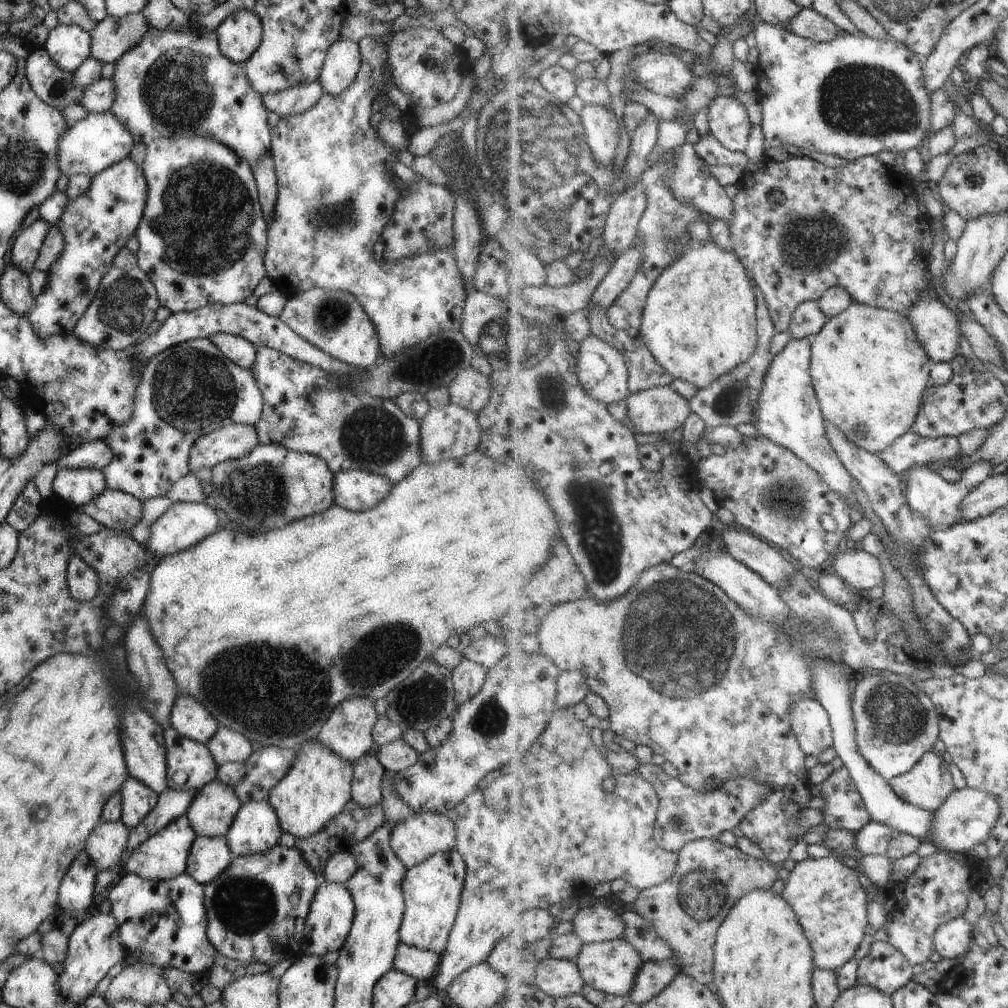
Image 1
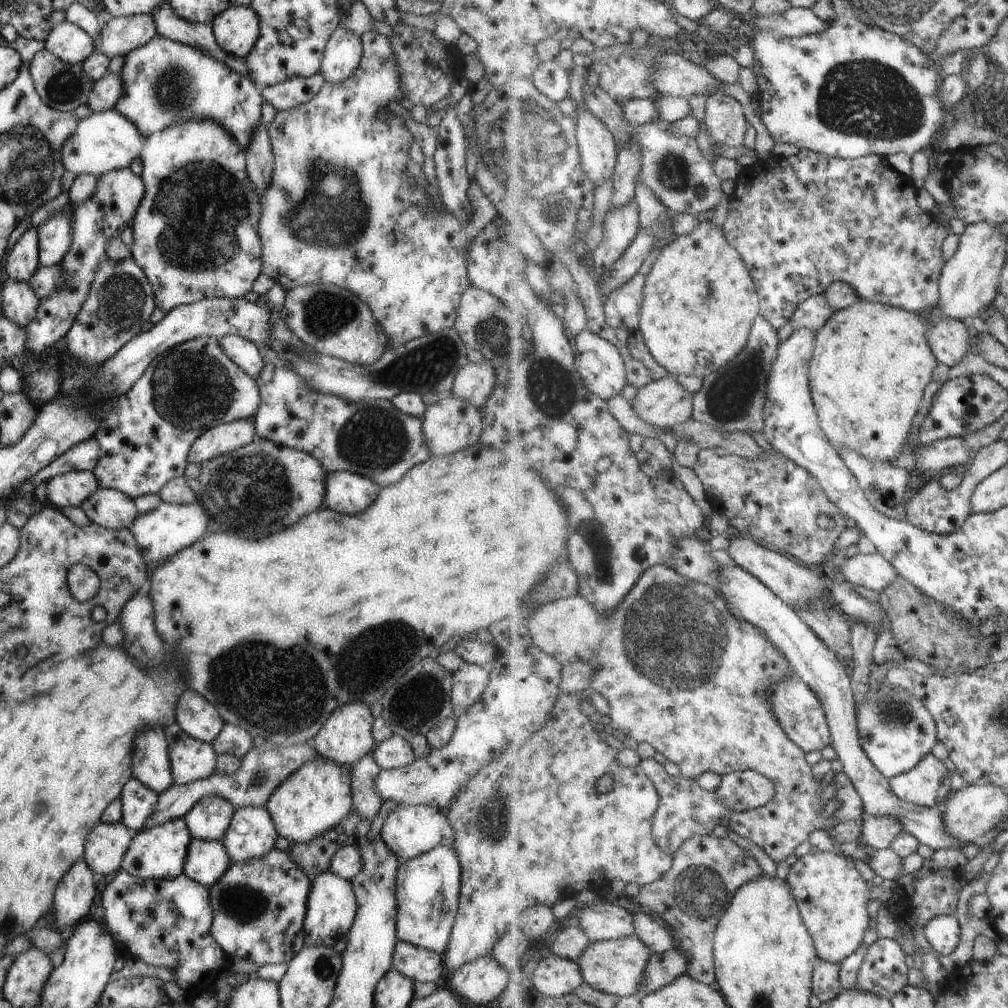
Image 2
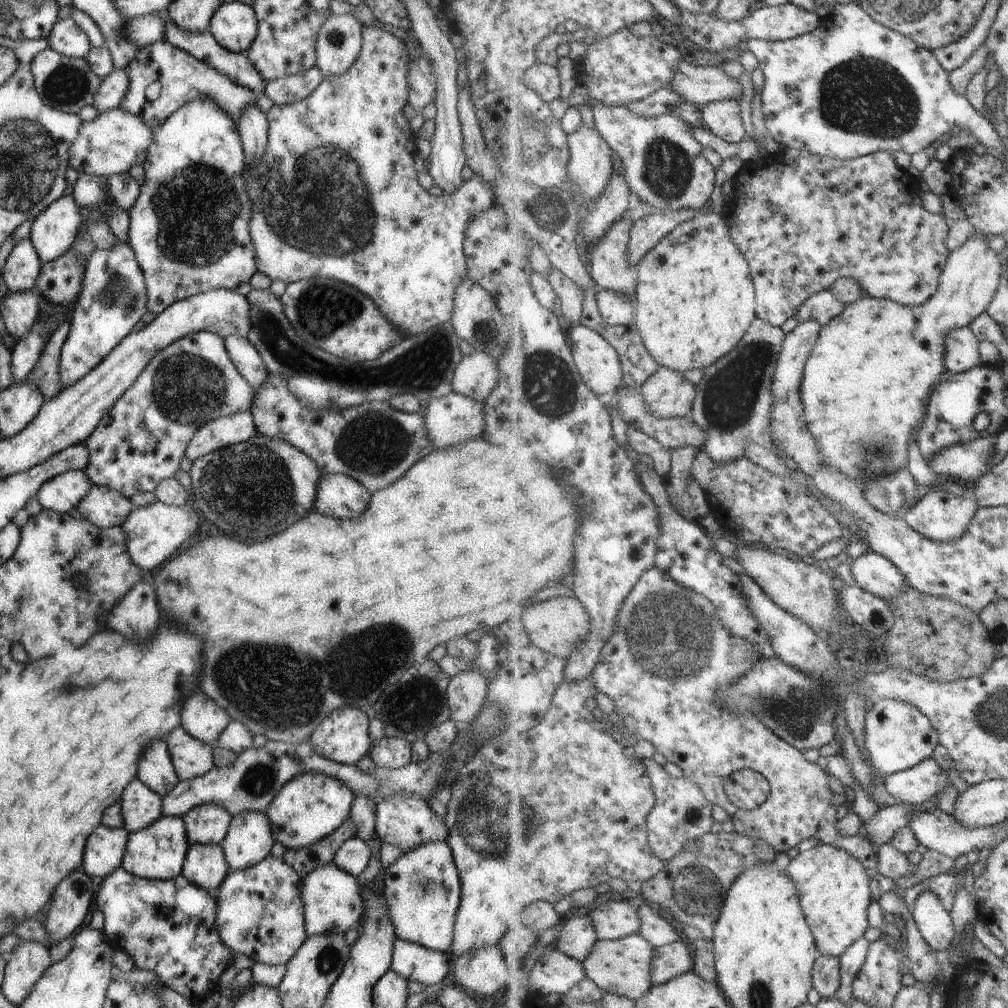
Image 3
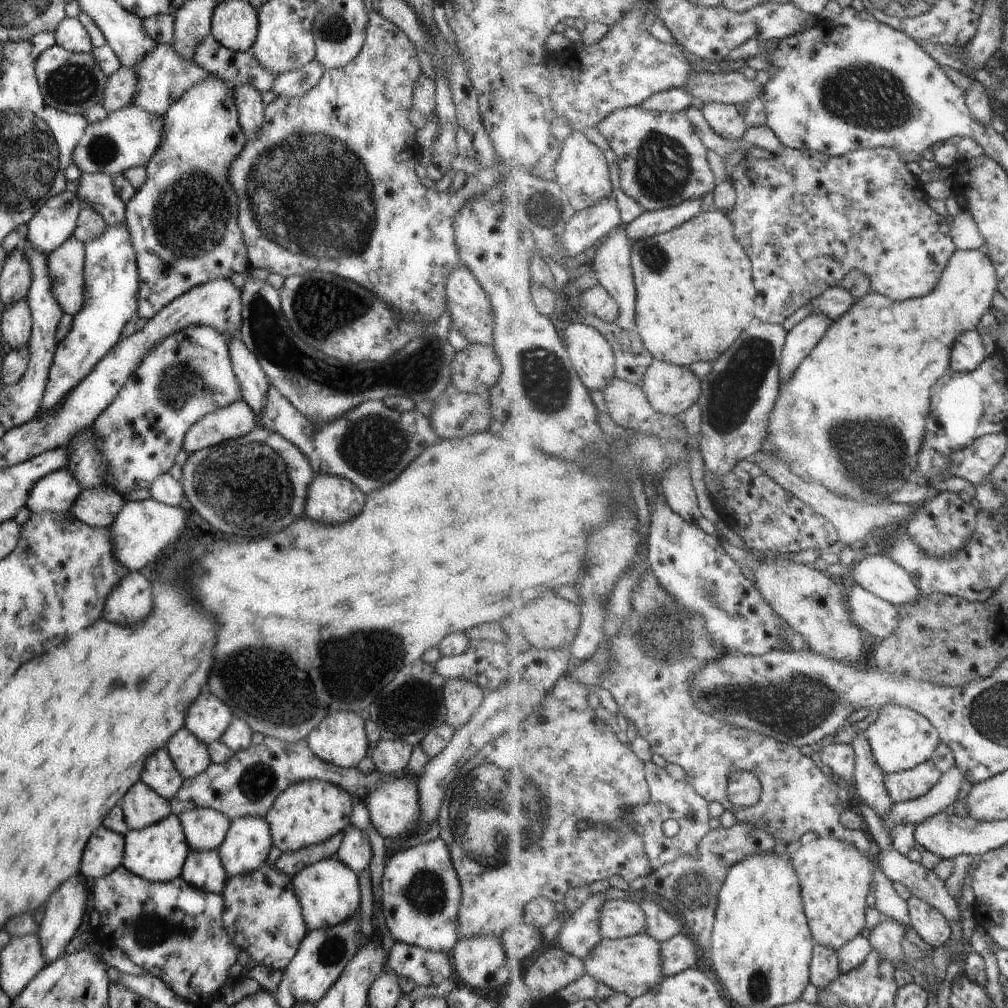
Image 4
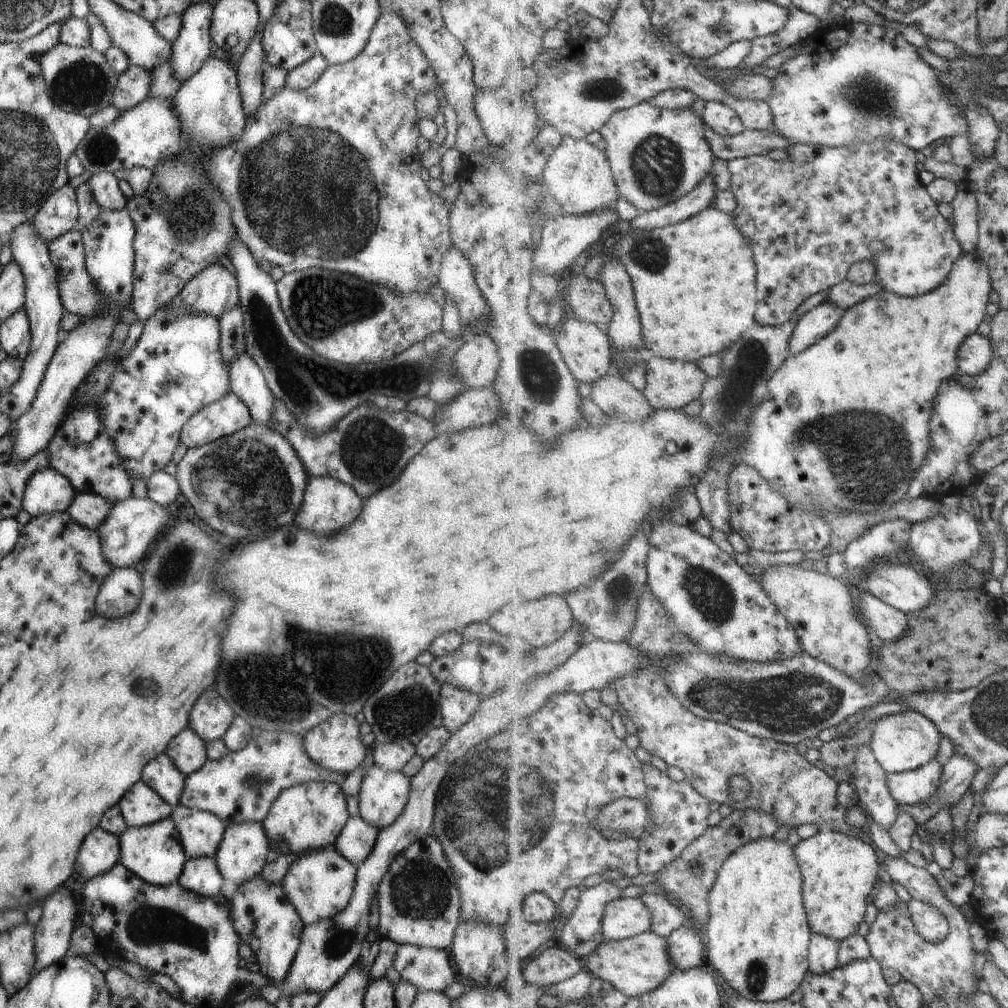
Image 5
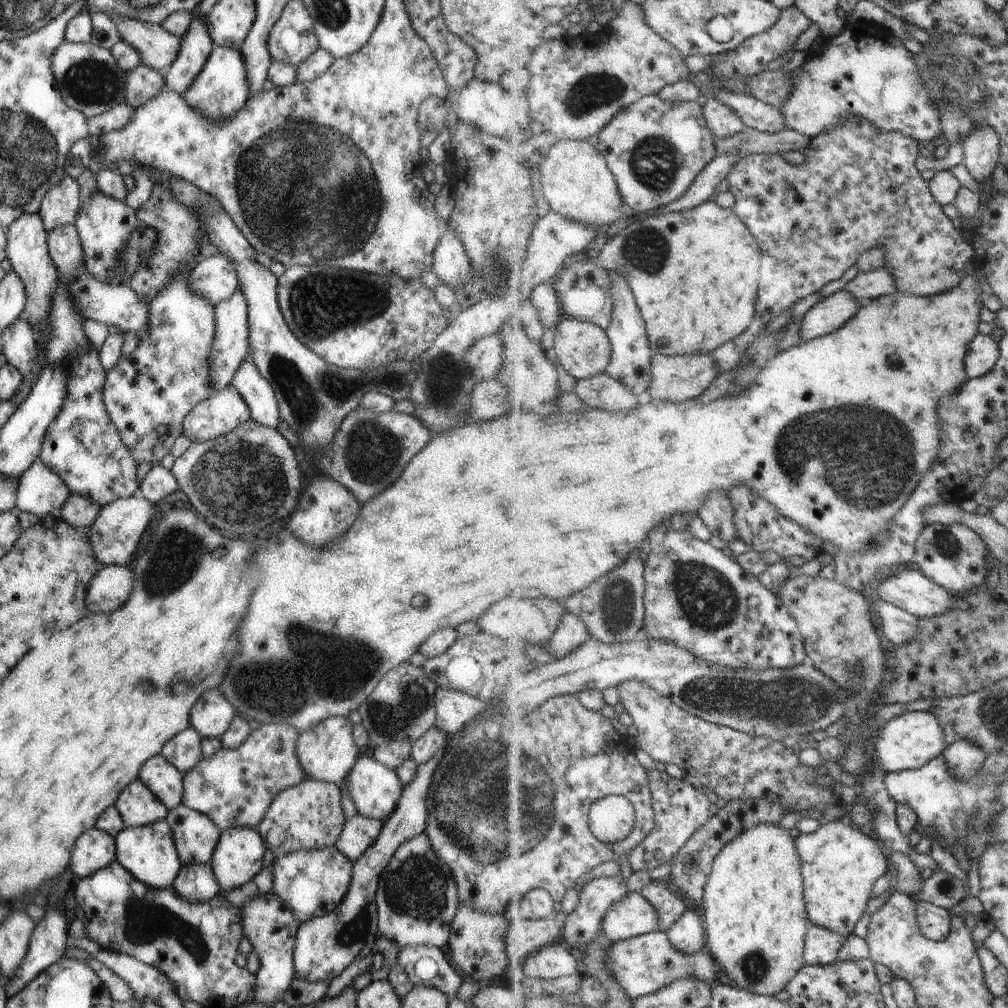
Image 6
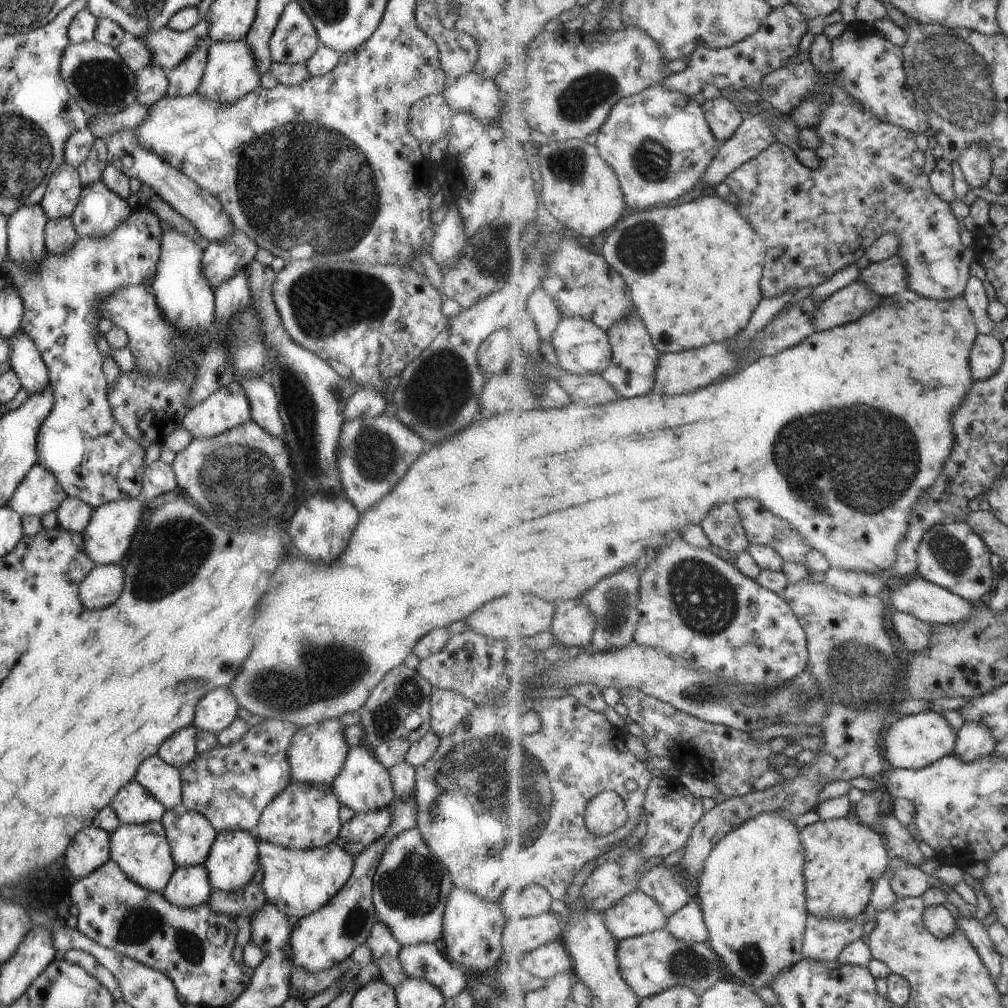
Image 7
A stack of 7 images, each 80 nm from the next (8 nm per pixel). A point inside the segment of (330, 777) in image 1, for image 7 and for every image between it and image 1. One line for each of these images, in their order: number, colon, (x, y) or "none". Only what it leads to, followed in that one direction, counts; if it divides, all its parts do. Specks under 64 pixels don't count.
2: (312, 799)
3: (310, 805)
4: (307, 811)
5: (305, 816)
6: (310, 814)
7: (301, 816)

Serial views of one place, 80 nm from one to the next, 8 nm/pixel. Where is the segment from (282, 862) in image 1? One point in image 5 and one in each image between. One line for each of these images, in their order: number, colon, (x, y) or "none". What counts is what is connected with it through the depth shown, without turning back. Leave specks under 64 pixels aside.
2: (258, 906)
3: (259, 913)
4: (260, 912)
5: (261, 915)

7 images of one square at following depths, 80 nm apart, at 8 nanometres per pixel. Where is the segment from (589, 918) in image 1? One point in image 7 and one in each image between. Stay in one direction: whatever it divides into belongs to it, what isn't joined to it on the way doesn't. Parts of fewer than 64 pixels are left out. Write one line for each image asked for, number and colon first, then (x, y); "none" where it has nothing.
2: (602, 921)
3: (613, 920)
4: (620, 918)
5: (624, 918)
6: (634, 915)
7: (639, 913)

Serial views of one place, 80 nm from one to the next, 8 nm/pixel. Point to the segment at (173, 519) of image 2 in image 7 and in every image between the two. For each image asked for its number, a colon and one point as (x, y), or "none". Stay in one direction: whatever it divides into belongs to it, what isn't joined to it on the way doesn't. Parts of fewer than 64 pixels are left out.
3: (154, 533)
4: (141, 530)
5: (131, 527)
6: (114, 535)
7: (107, 536)

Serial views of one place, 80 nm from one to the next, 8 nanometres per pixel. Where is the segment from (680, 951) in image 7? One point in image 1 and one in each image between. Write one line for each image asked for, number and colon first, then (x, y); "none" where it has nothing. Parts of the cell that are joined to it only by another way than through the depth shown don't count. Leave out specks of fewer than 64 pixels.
1: (611, 966)
2: (616, 967)
3: (623, 967)
4: (633, 966)
5: (635, 966)
6: (643, 964)

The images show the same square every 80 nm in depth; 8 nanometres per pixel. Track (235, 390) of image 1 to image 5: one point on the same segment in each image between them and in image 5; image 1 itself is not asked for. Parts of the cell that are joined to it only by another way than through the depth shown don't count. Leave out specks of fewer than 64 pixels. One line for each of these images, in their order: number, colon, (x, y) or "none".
2: (144, 440)
3: (140, 440)
4: (187, 374)
5: (176, 367)

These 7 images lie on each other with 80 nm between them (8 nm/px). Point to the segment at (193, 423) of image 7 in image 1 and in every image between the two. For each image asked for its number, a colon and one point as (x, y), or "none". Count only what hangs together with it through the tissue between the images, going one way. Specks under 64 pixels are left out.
1: (232, 441)
2: (222, 438)
3: (213, 435)
4: (236, 419)
5: (223, 417)
6: (219, 413)

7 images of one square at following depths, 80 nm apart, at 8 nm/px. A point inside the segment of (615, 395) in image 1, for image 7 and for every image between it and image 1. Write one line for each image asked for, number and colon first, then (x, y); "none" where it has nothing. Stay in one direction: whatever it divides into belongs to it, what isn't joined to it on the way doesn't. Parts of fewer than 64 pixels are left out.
2: (601, 365)
3: (599, 363)
4: (593, 357)
5: (587, 349)
6: (584, 350)
7: (582, 347)

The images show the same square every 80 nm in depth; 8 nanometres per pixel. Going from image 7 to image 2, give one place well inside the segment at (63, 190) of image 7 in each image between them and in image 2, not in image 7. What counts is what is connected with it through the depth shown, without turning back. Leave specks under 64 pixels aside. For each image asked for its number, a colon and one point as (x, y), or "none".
2: (53, 237)
3: (52, 232)
4: (54, 222)
5: (58, 214)
6: (59, 205)

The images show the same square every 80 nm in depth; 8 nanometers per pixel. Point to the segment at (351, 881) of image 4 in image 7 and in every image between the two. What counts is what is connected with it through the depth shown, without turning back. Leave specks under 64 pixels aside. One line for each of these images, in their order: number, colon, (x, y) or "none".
5: (319, 885)
6: (309, 883)
7: (296, 882)

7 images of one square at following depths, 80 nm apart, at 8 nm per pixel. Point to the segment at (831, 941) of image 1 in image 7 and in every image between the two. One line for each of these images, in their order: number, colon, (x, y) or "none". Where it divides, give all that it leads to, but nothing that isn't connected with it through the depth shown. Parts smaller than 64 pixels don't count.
2: (832, 896)
3: (833, 885)
4: (835, 876)
5: (840, 872)
6: (841, 865)
7: (844, 858)

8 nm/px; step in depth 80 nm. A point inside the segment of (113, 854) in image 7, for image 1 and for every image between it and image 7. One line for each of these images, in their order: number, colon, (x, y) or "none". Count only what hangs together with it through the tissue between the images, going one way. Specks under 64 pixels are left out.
1: (162, 856)
2: (159, 852)
3: (157, 851)
4: (156, 852)
5: (153, 853)
6: (147, 852)

